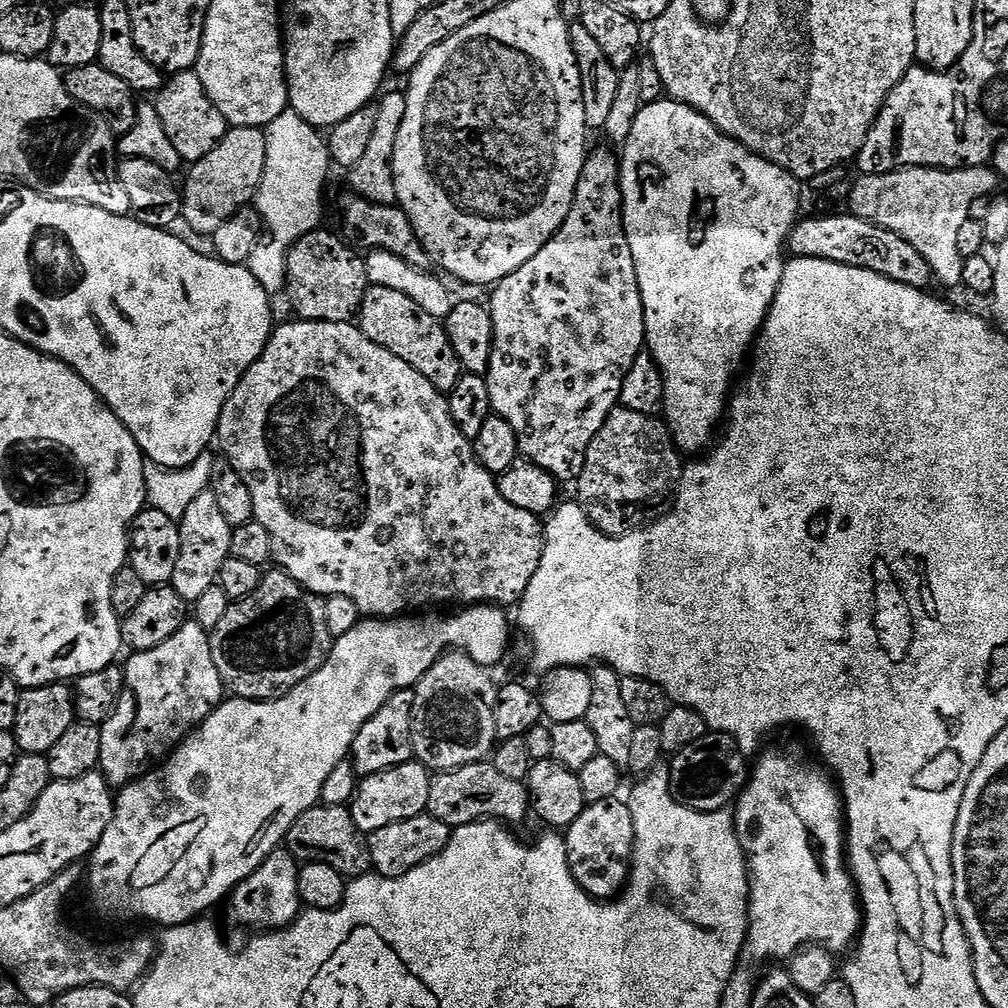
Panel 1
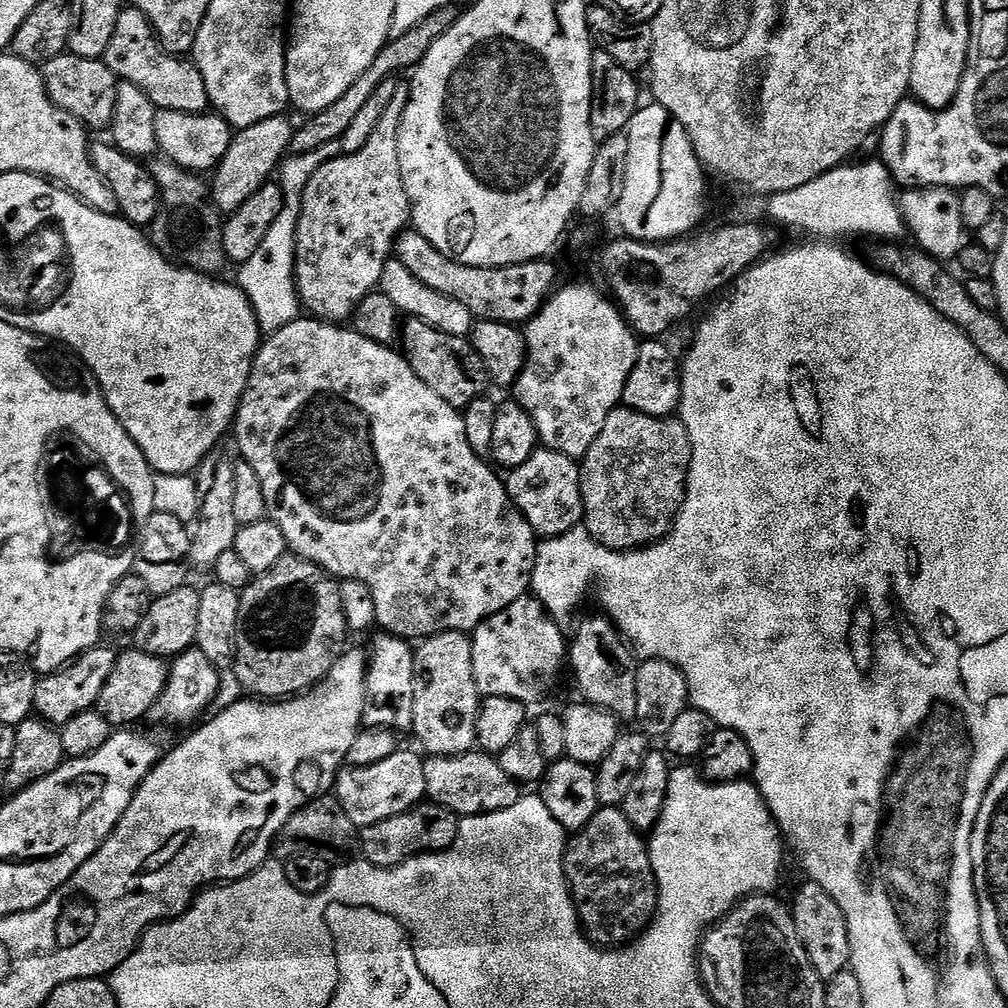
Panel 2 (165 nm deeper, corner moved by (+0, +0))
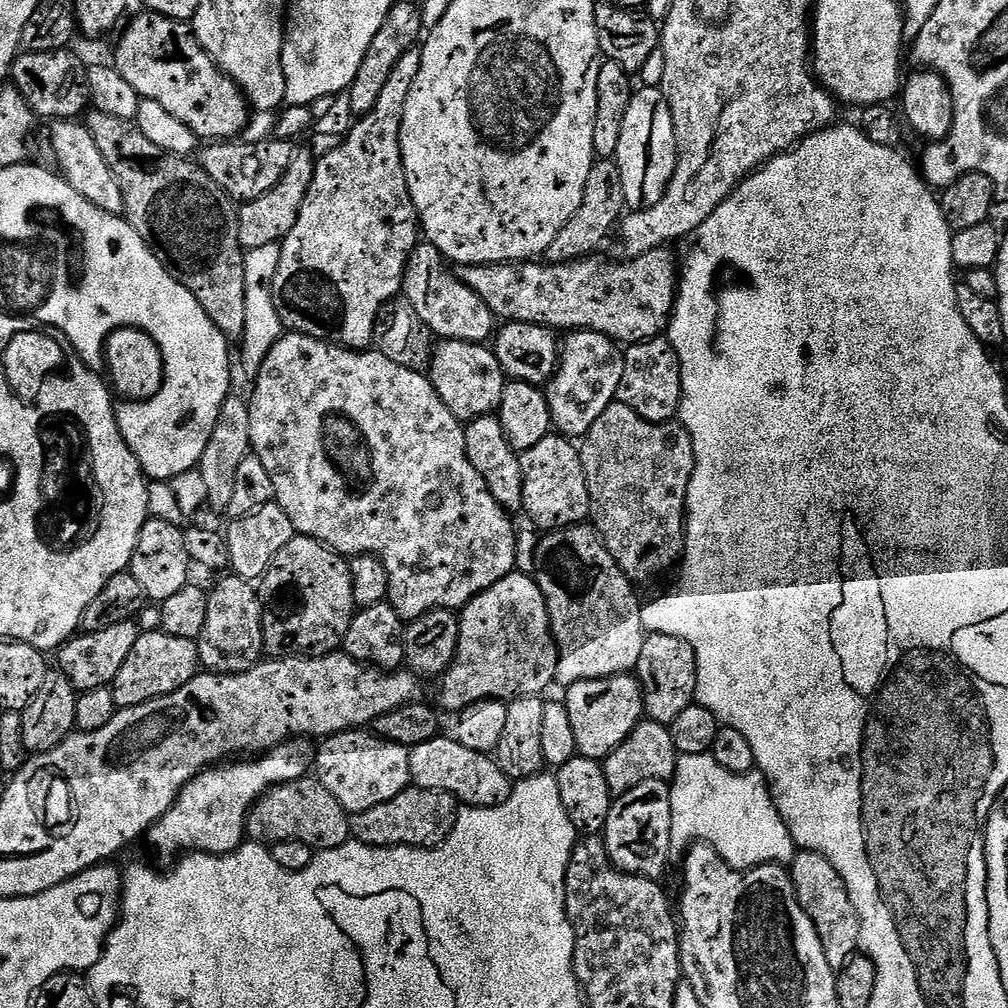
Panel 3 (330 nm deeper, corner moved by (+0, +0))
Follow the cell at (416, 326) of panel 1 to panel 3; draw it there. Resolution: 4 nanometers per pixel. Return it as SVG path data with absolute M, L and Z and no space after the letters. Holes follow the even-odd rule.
M441 339L433 347L426 375L432 381L438 398L446 402L450 414L454 414L462 422L477 420L479 416L491 416L502 402L506 377L495 352L484 344Z

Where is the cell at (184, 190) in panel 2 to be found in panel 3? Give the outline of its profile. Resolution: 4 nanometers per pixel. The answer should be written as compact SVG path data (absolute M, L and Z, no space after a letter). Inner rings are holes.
M92 110L87 113L86 123L94 142L98 142L98 150L102 150L102 158L106 158L122 190L123 215L128 227L140 235L142 242L146 242L165 270L178 283L186 286L194 298L198 298L202 310L210 314L214 326L218 326L229 341L239 341L246 326L246 250L238 242L237 205L222 191L218 182L203 172L199 163L154 146L154 142L150 142L150 138L146 138L146 134L142 134L133 121Z

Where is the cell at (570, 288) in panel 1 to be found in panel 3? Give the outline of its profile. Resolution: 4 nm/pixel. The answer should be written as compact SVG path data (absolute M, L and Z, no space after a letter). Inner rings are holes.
M570 332L563 337L560 349L560 362L556 372L546 385L546 395L555 431L561 436L582 438L602 418L602 414L616 400L616 391L622 382L624 358L615 340L597 332Z

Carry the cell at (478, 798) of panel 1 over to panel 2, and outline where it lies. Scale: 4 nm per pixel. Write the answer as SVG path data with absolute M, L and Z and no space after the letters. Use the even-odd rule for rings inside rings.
M479 750L467 752L465 756L425 759L424 773L427 799L441 804L444 807L441 809L460 818L485 816L488 812L506 810L514 806L514 802L518 802L522 795L521 785L511 780L506 770L502 770L499 759Z

